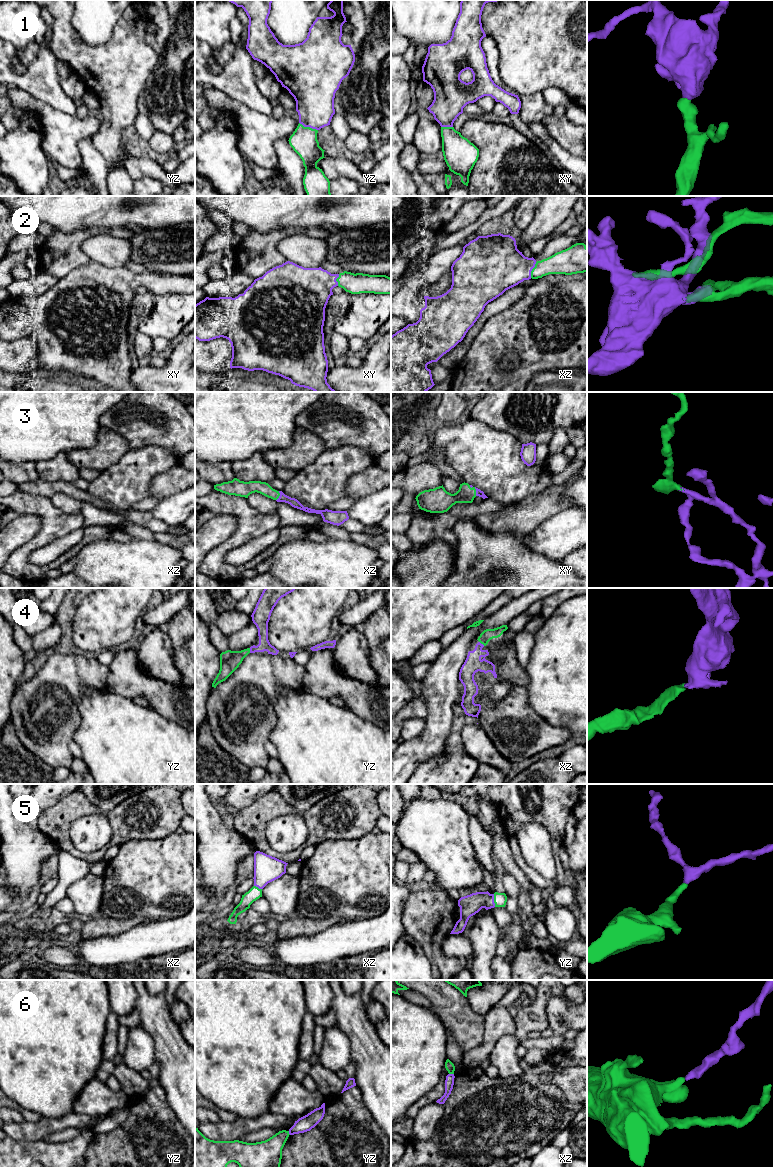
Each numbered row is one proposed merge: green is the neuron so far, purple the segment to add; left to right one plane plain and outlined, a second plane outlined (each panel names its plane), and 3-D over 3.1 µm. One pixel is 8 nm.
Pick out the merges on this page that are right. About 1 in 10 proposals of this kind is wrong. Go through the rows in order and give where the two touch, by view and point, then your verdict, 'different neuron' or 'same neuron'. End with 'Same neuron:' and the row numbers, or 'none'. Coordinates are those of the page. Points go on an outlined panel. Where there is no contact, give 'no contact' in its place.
1: meets green in yz at (308, 127); same neuron
2: meets green in xz at (532, 270); same neuron
3: meets green in xz at (279, 495); same neuron
4: meets green in xz at (482, 643); same neuron
5: meets green in yz at (494, 900); same neuron
6: meets green in xz at (451, 1073); different neuron
Same neuron: 1, 2, 3, 4, 5

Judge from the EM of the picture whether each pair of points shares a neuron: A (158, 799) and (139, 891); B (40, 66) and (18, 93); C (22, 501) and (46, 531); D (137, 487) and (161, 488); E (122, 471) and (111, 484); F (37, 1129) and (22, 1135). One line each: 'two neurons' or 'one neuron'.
A: two neurons
B: two neurons
C: one neuron
D: two neurons
E: one neuron
F: one neuron

